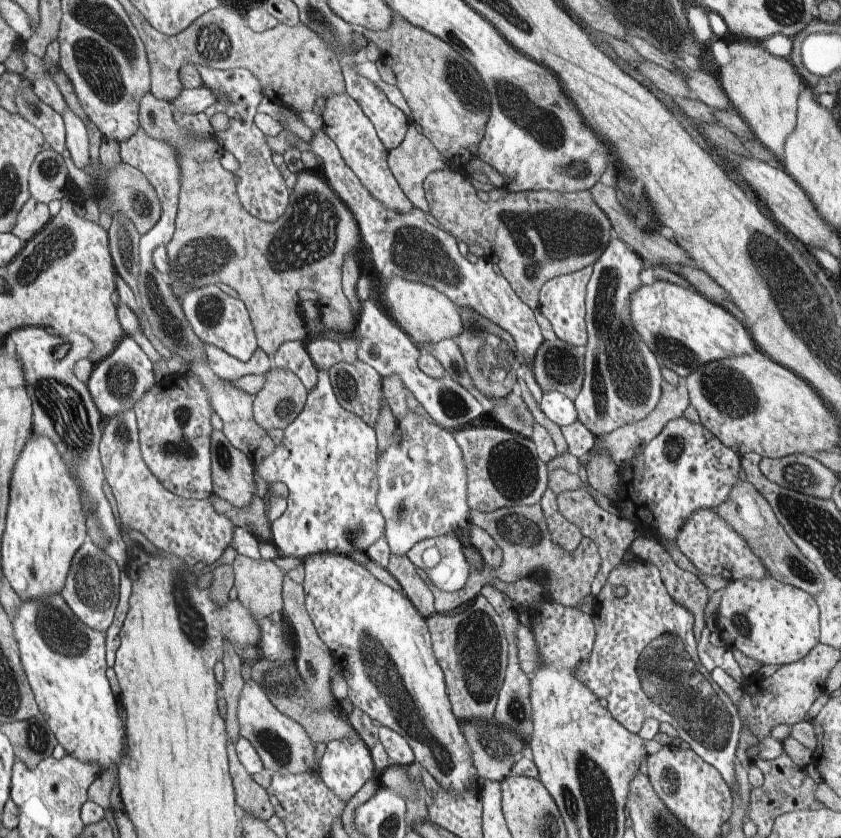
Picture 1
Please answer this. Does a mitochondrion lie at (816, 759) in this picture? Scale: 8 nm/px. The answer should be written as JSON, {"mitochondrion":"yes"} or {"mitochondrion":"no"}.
{"mitochondrion":"no"}

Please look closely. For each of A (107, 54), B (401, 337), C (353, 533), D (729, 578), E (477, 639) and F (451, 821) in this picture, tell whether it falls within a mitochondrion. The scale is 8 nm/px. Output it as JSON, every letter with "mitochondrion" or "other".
{"A":"mitochondrion","B":"other","C":"mitochondrion","D":"other","E":"mitochondrion","F":"other"}

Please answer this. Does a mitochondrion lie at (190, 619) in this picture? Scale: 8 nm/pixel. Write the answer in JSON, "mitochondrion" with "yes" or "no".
{"mitochondrion":"yes"}

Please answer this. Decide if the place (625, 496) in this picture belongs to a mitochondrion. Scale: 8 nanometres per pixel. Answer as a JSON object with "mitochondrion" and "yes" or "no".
{"mitochondrion":"no"}

